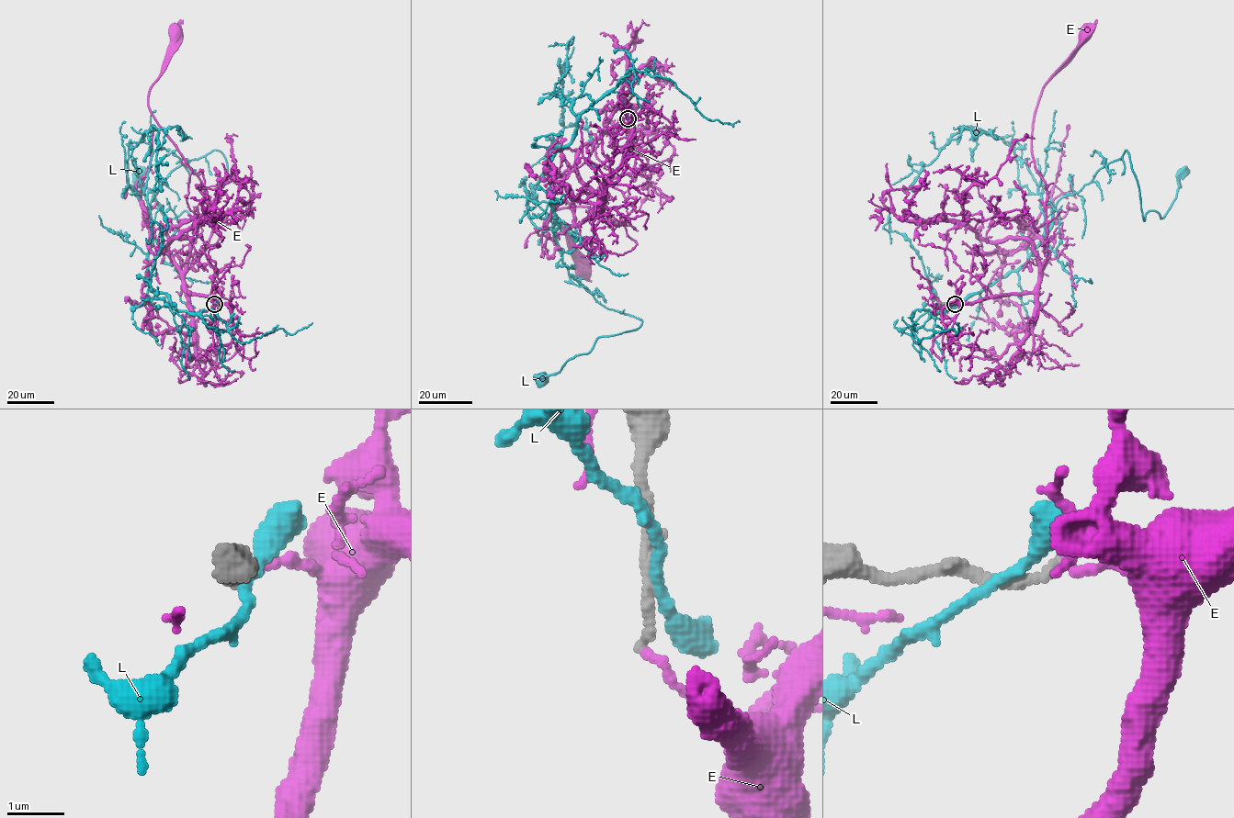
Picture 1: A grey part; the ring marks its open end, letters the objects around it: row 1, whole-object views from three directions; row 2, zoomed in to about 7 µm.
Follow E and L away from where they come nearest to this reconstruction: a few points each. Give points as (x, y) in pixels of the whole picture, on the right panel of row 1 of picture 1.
E: (955, 304), (1035, 289), (1046, 259), (1047, 188), (1035, 168), (1032, 124), (1044, 85), (1084, 34)
L: (952, 305), (1016, 271), (1057, 203), (1126, 150), (1144, 220), (1150, 210), (1163, 217), (1182, 173)

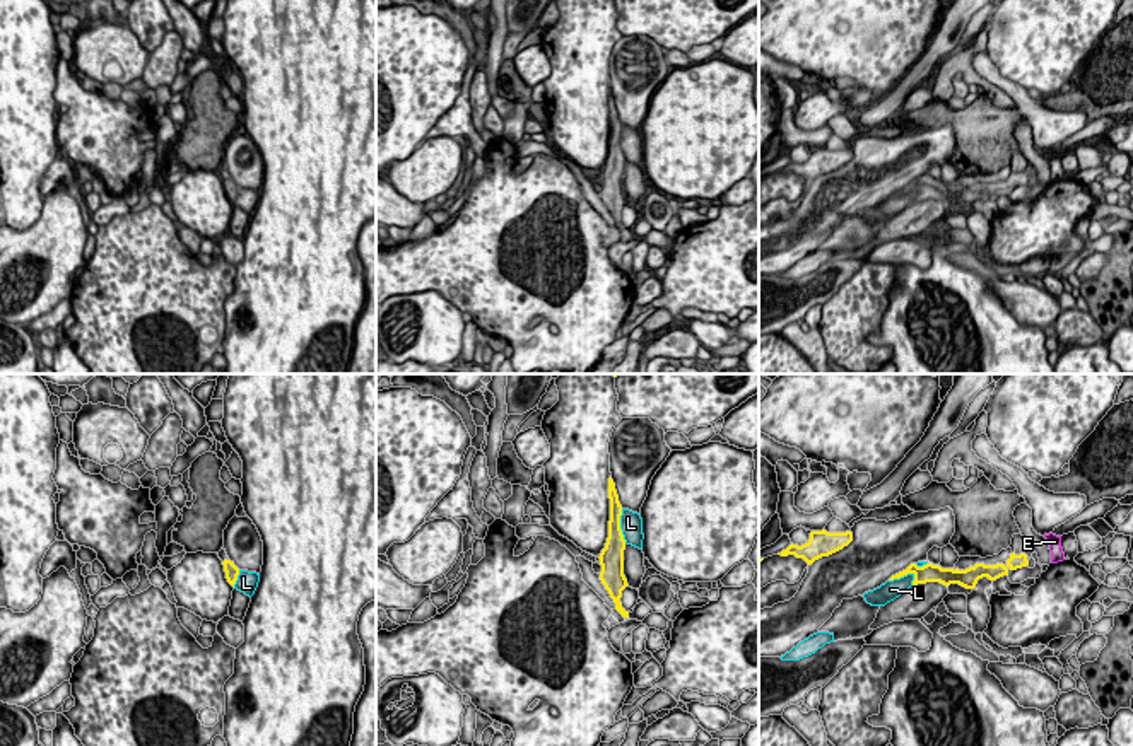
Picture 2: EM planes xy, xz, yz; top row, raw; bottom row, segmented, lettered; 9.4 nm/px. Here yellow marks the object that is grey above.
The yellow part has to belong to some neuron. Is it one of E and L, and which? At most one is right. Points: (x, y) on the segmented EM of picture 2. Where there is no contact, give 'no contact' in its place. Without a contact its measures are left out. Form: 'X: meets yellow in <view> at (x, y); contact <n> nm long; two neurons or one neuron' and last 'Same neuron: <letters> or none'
E: no contact; two neurons
L: meets yellow in yz at (901, 576); contact 260 nm long; two neurons
Same neuron: none

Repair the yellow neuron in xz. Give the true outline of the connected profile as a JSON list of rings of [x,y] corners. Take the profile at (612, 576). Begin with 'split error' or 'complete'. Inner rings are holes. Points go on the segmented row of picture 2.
complete | [[[612,476],[608,478],[608,498],[610,498],[608,538],[605,548],[598,557],[602,565],[600,580],[608,591],[610,597],[613,599],[615,609],[624,618],[629,618],[629,611],[625,611],[620,603],[622,591],[629,586],[624,575],[625,539],[620,529],[622,505],[619,502],[619,495]]]

